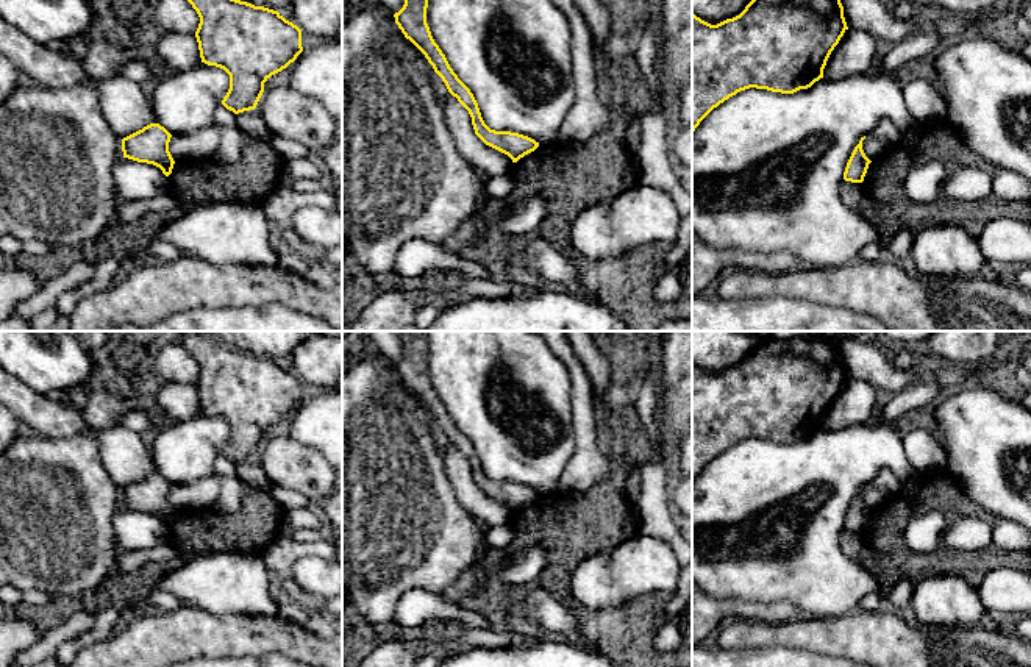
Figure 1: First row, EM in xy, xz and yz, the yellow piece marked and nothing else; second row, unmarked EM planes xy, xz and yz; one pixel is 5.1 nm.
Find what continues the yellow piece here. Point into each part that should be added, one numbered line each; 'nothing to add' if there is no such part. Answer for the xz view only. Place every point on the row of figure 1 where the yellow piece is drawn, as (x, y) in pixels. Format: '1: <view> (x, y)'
nothing to add

